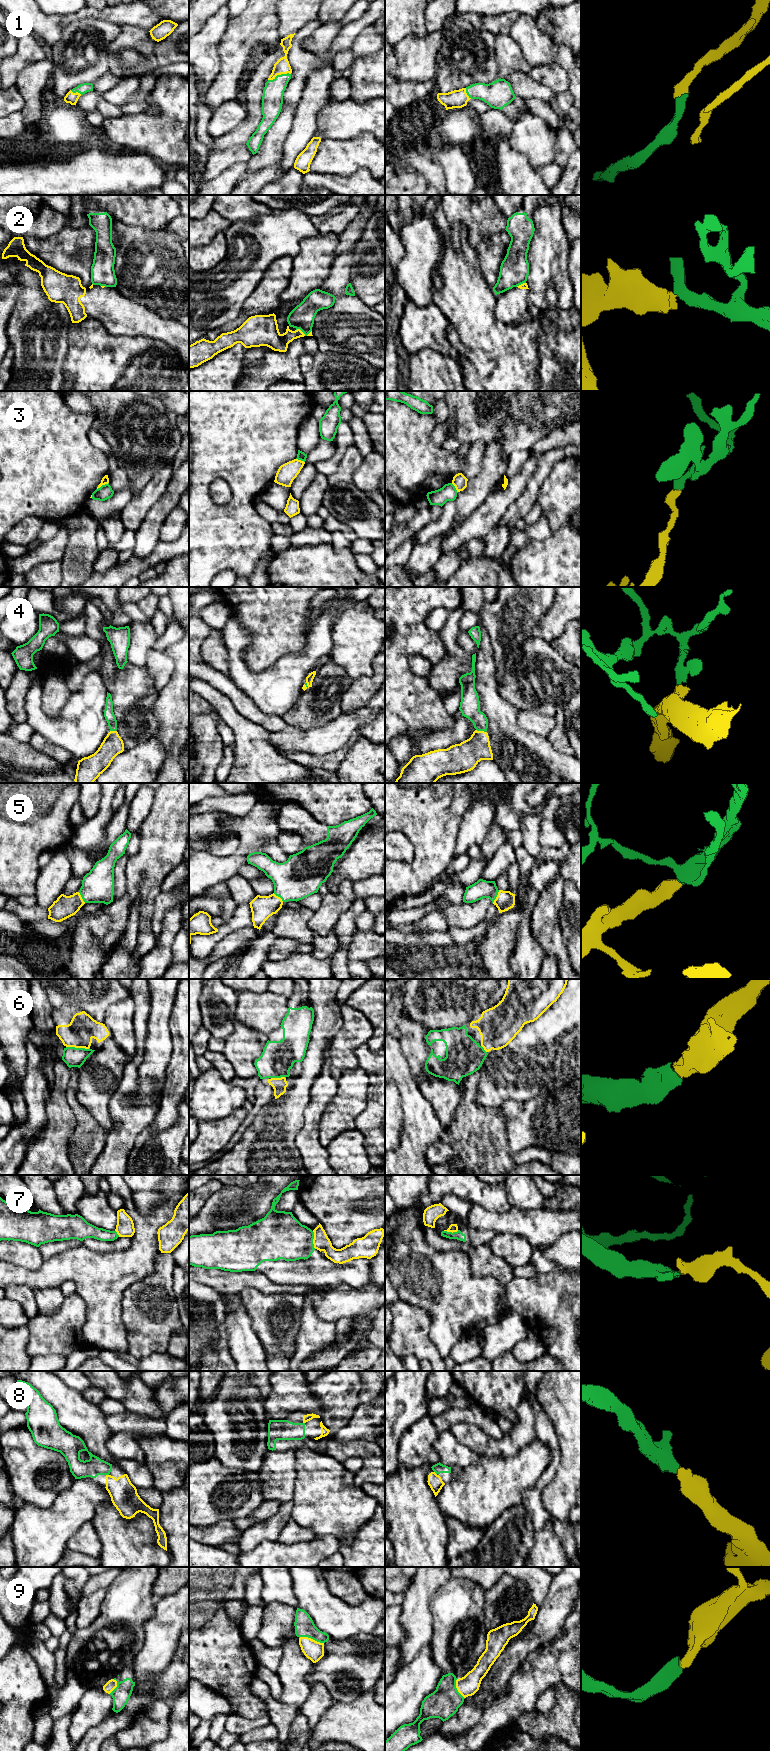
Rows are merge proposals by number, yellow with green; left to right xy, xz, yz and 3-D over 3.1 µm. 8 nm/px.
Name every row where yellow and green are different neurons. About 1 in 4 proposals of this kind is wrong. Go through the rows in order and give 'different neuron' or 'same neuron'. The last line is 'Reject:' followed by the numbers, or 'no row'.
1: same neuron
2: different neuron
3: different neuron
4: same neuron
5: same neuron
6: same neuron
7: different neuron
8: same neuron
9: same neuron
Reject: 2, 3, 7

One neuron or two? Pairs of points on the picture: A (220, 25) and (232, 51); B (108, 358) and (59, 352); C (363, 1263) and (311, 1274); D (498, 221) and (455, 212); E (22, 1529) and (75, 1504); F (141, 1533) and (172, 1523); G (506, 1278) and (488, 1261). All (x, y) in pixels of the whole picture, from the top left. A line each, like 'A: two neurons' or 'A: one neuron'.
A: two neurons
B: two neurons
C: one neuron
D: one neuron
E: one neuron
F: two neurons
G: one neuron

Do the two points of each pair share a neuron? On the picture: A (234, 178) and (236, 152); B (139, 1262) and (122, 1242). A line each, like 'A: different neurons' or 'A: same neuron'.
A: different neurons
B: different neurons

